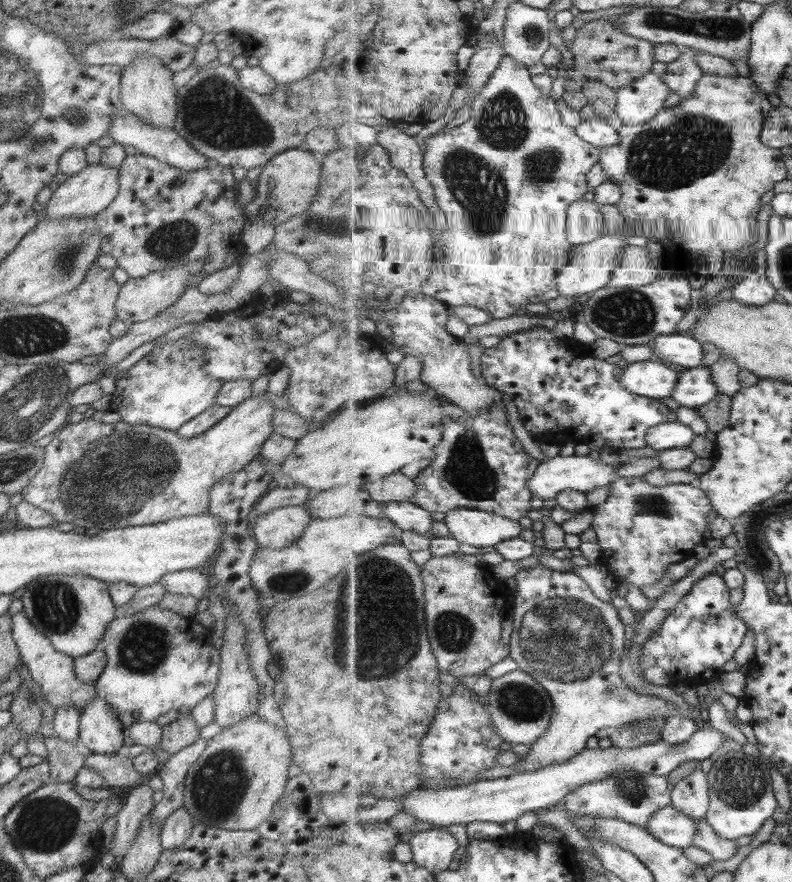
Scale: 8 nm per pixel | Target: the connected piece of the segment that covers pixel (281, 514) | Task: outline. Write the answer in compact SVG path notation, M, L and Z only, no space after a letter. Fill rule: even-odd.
M284 506L257 515L249 531L259 547L280 549L294 543L310 519L305 506Z

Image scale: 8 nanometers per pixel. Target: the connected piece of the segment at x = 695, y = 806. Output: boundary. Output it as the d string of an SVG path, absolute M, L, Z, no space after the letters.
M699 765L685 782L677 782L672 788L671 805L696 821L705 819L710 810L709 772L703 772Z

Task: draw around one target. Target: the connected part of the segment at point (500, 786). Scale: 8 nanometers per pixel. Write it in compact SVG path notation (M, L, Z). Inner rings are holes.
M701 727L693 734L691 740L681 744L669 744L659 740L641 748L597 748L583 750L579 756L565 762L545 768L515 773L509 777L492 780L477 780L473 784L445 787L442 789L421 788L401 797L402 811L414 816L421 822L439 826L466 825L469 822L496 822L503 826L506 822L517 821L525 813L536 812L540 808L552 808L555 804L565 802L566 796L589 784L599 782L622 770L636 770L645 774L669 776L675 768L691 760L703 761L711 758L723 746L723 733L713 727Z

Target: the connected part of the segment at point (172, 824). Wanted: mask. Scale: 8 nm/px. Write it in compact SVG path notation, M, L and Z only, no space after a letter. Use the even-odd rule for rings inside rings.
M182 806L174 810L160 828L159 840L162 850L171 850L183 844L194 825L192 816Z

